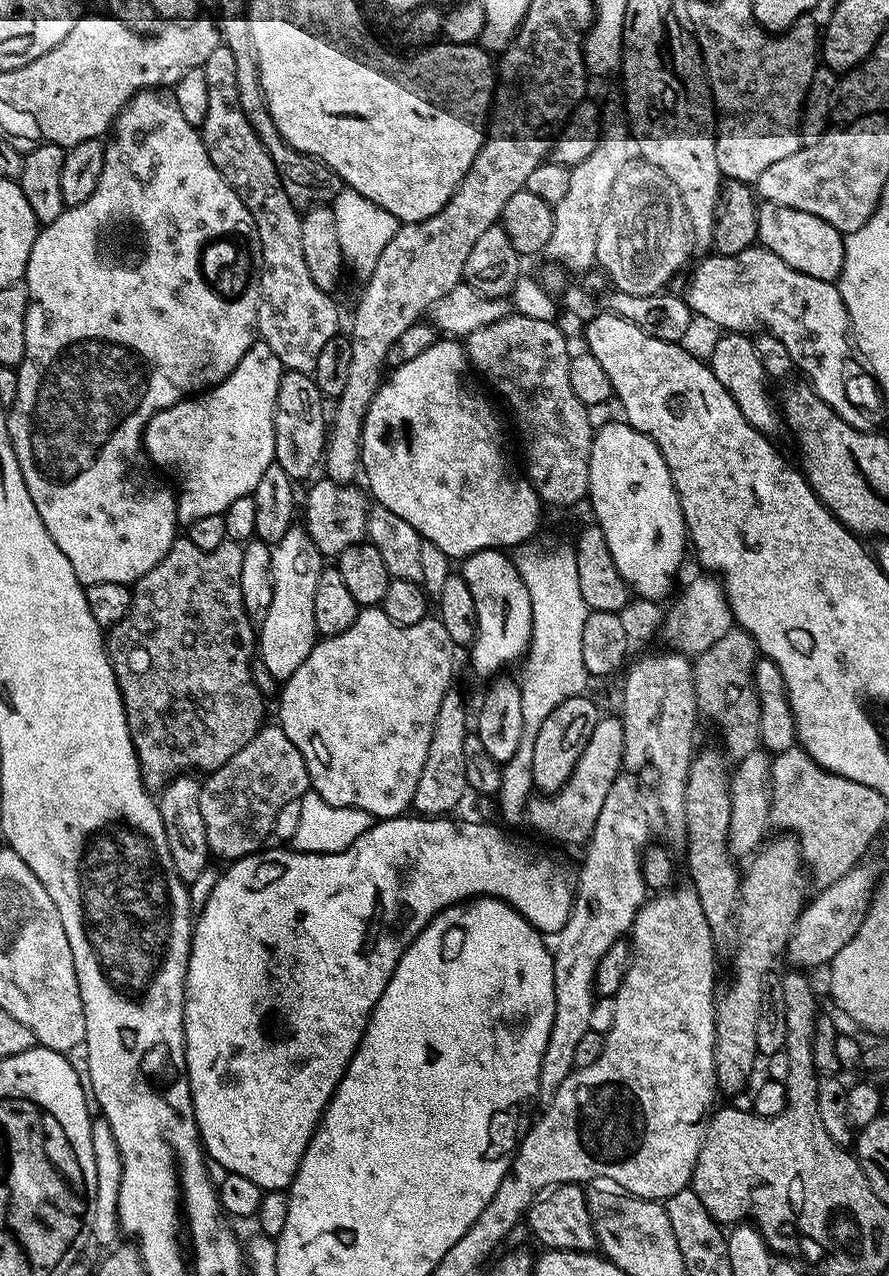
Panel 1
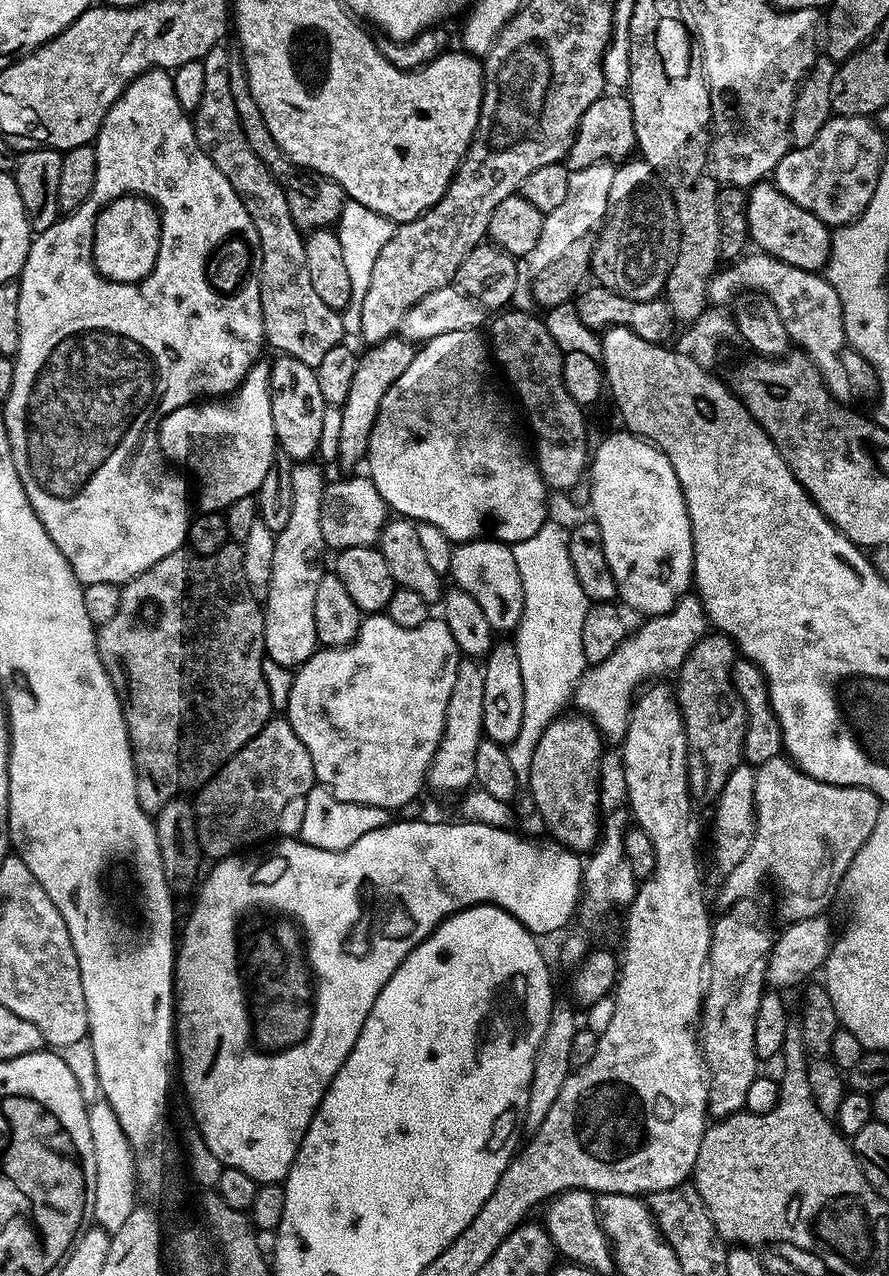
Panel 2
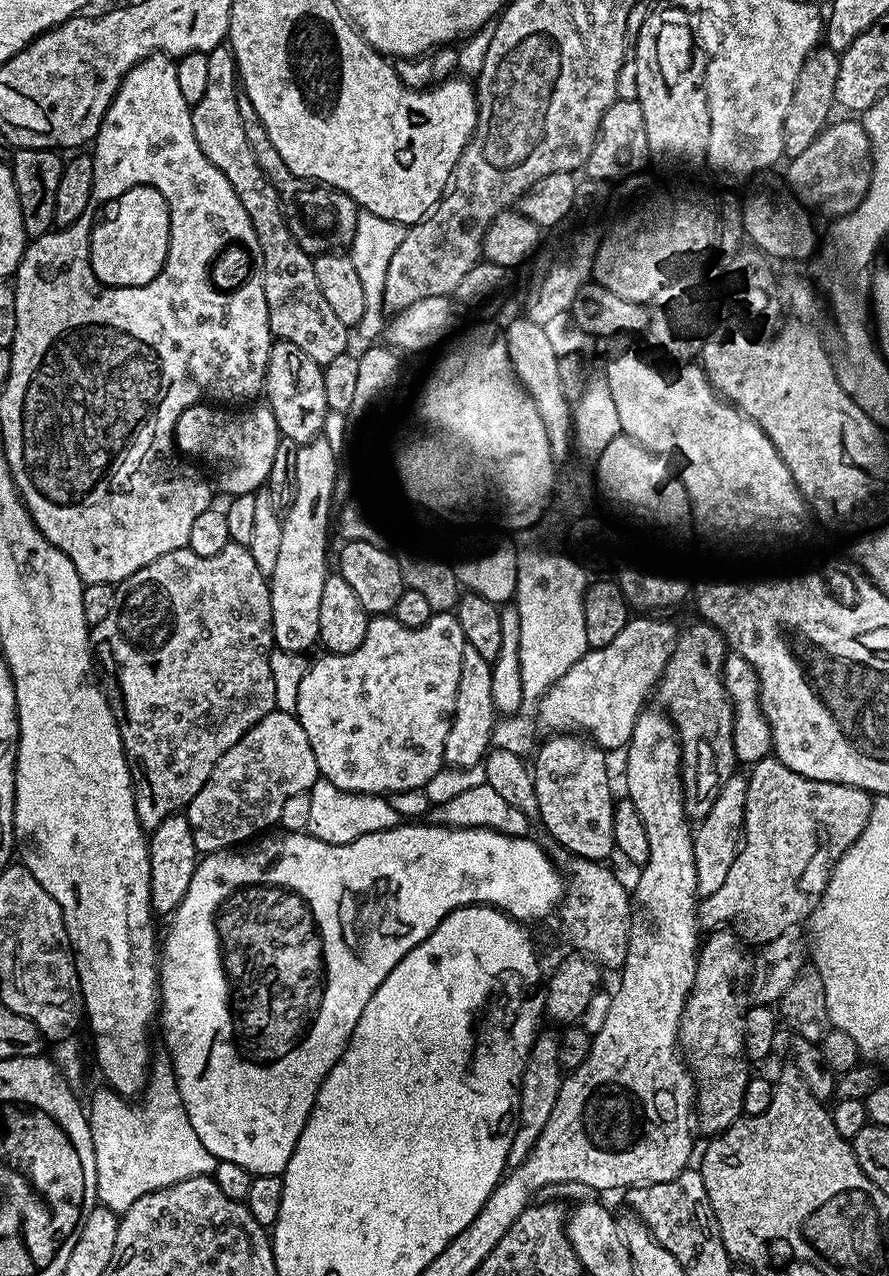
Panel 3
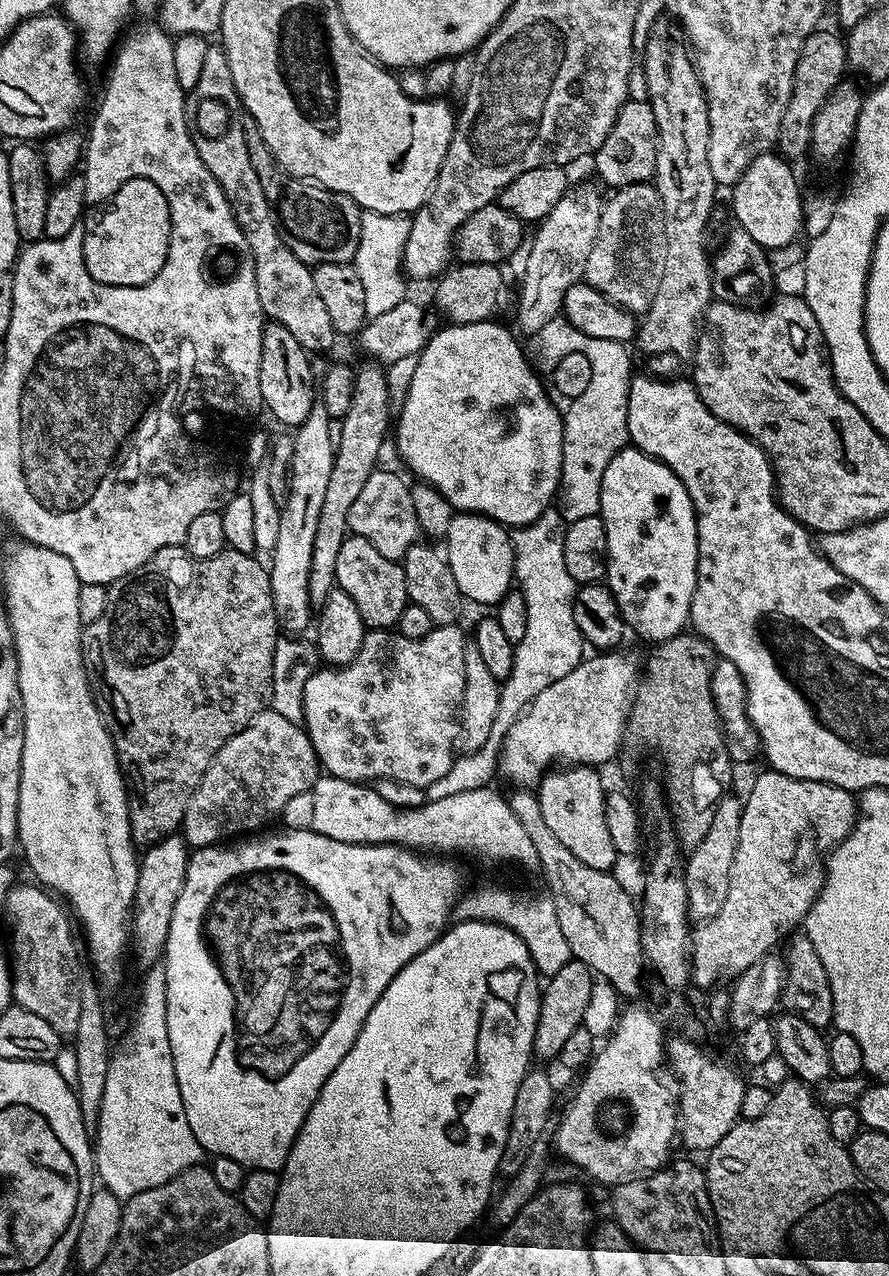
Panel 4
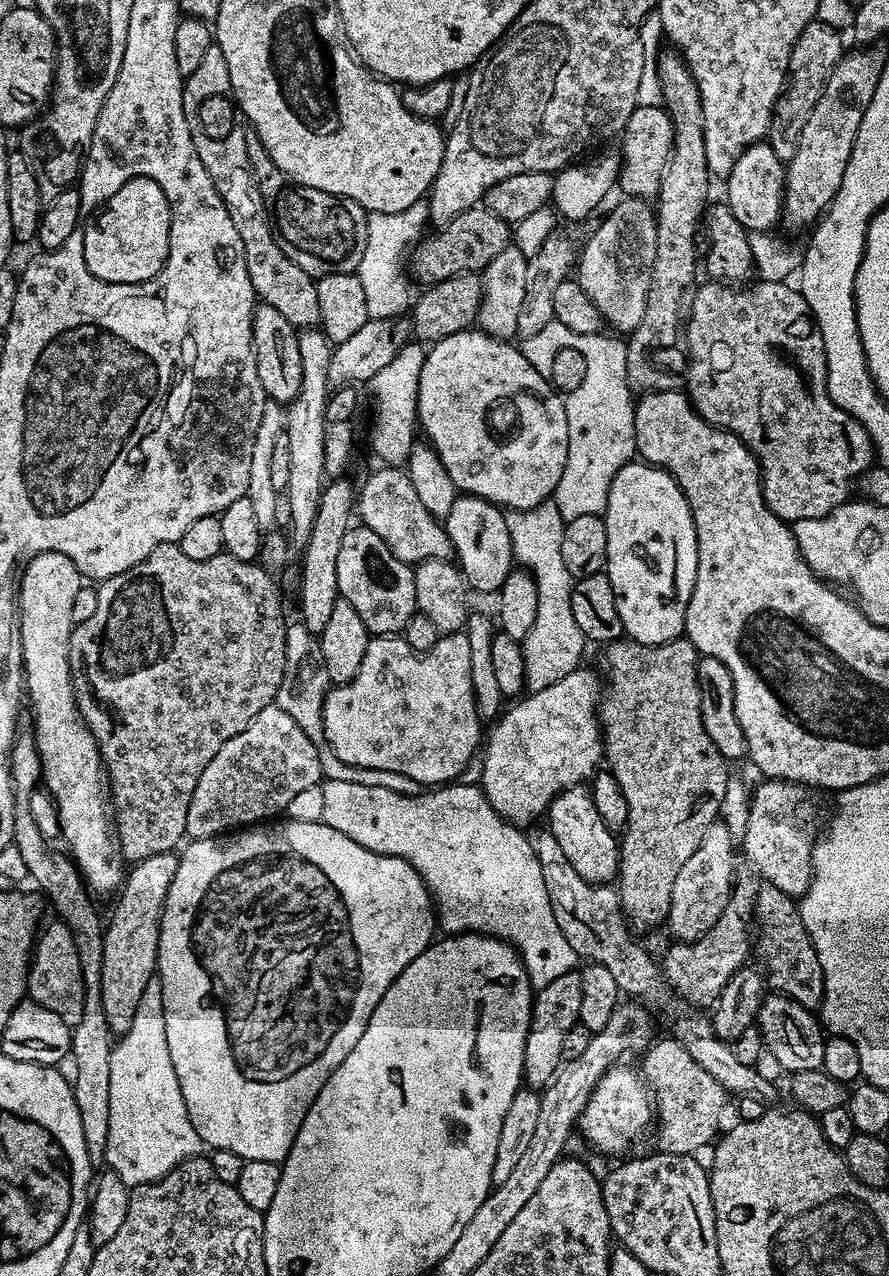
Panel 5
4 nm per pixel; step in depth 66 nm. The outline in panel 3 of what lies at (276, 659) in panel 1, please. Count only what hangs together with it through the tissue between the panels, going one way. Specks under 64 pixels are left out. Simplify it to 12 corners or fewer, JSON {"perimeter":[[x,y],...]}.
{"perimeter":[[296,448],[270,577],[272,643],[316,648],[338,452]]}

